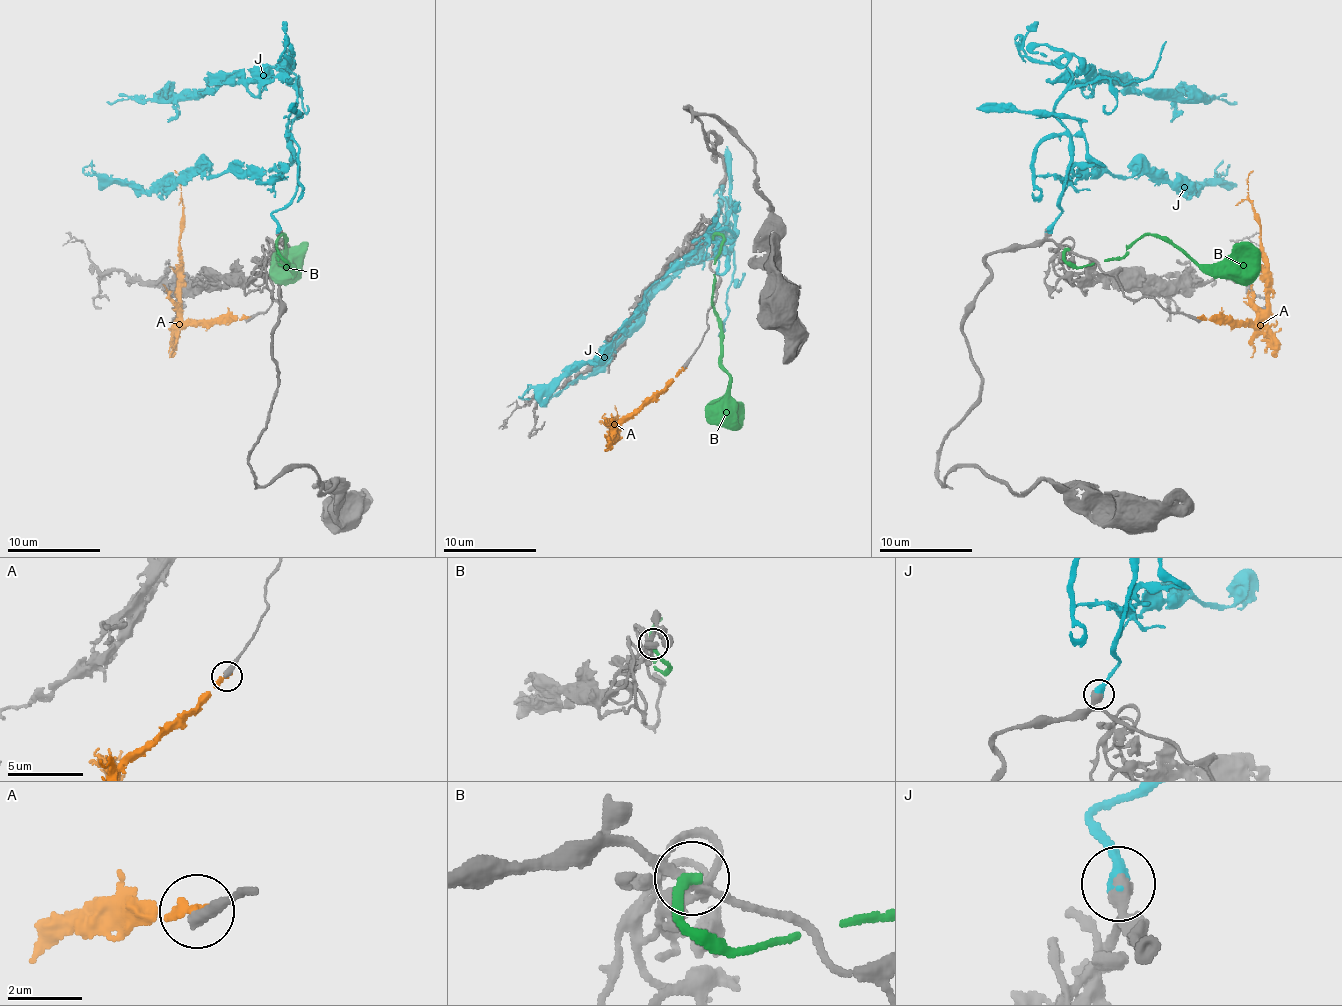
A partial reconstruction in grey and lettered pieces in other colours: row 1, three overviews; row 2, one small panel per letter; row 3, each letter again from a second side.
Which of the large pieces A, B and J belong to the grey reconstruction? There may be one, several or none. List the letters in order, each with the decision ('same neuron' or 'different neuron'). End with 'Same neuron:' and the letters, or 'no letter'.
A: different neuron
B: different neuron
J: same neuron
Same neuron: J

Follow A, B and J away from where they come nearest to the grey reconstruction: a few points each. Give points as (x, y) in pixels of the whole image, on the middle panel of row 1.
A: (683, 369), (620, 422), (618, 436), (618, 417), (611, 422)
B: (713, 236), (722, 236), (713, 264), (713, 304), (717, 315), (720, 364), (729, 376), (729, 403), (741, 429)
J: (715, 220), (734, 236), (722, 273), (706, 241), (613, 341), (529, 399)

